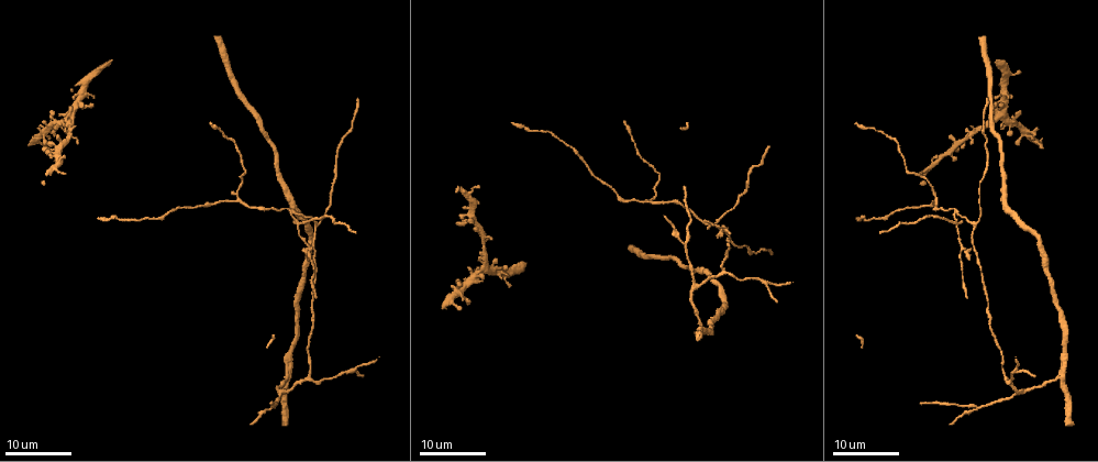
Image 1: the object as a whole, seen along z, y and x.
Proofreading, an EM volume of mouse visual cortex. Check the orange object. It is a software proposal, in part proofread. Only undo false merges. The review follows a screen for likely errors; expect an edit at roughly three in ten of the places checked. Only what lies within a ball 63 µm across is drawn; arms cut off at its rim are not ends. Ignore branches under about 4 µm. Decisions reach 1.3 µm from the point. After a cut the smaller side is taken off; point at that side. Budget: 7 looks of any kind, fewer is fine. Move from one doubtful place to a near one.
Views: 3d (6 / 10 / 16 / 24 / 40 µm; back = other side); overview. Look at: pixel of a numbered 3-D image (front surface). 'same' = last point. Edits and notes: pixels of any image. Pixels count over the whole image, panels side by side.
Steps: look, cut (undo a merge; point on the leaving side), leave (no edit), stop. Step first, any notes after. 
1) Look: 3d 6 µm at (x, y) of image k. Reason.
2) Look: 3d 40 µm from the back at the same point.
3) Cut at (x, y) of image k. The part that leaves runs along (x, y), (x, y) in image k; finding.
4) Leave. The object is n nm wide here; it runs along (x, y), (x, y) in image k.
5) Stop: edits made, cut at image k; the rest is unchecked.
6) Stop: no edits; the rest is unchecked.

Look: 3d 24 µm at (724, 272) of image 1. Three-way junction.

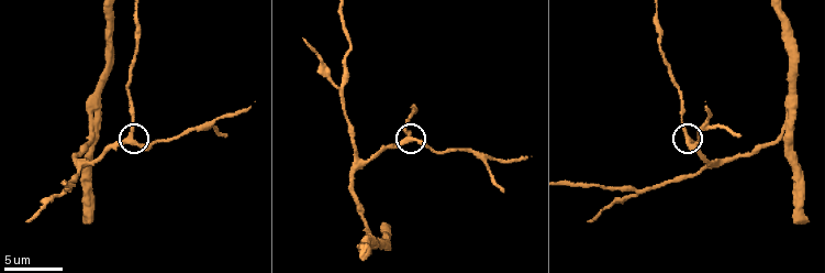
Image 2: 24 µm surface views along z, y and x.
Look: 3d 6 µm at (409, 140) of image 2. Zoom in.

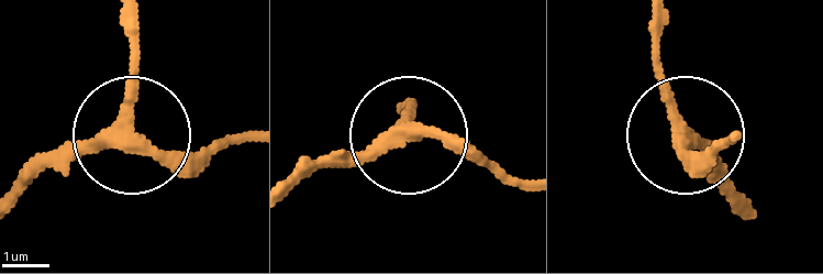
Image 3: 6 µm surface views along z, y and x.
Leave. It runs along (129, 20), (129, 125), (141, 142), (211, 150), (247, 138) in image 3; one neuron here.

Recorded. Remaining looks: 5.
Look: 3d 16 µm at (354, 160) of image 2.

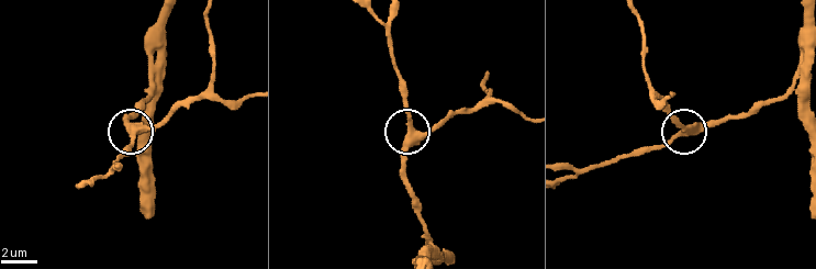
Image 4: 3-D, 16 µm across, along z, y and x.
Leave. 3 arms meet here; it runs along (632, 11), (641, 33), (645, 77), (686, 125), (648, 150) in image 4; all the same neuron.

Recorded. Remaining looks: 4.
Look: 3d 24 µm at (935, 199) of image 1. Three arms meet.

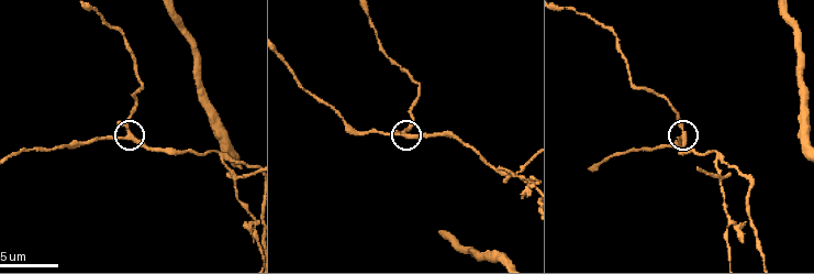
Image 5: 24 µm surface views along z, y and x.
Look: 3d 10 µm at (131, 137) of image 5.

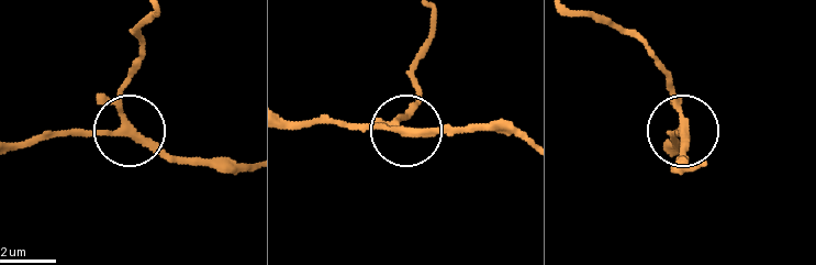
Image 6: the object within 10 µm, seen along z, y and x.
Leave. It runs along (244, 164), (152, 152), (123, 109), (131, 69) in image 6; all the same neuron.

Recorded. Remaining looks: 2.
Stop: no edits; the rest is unchecked.

